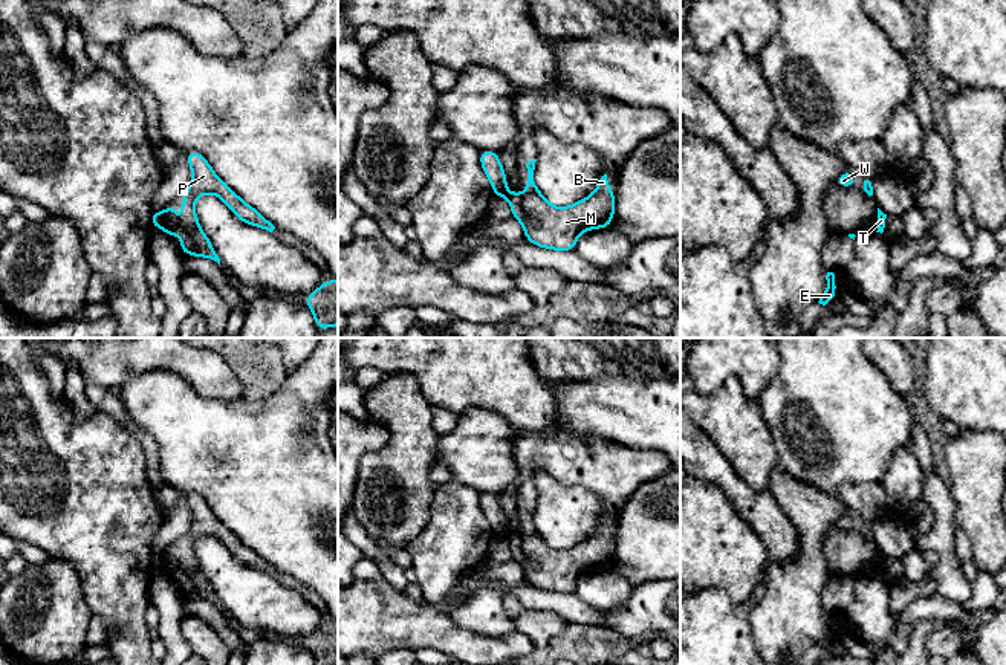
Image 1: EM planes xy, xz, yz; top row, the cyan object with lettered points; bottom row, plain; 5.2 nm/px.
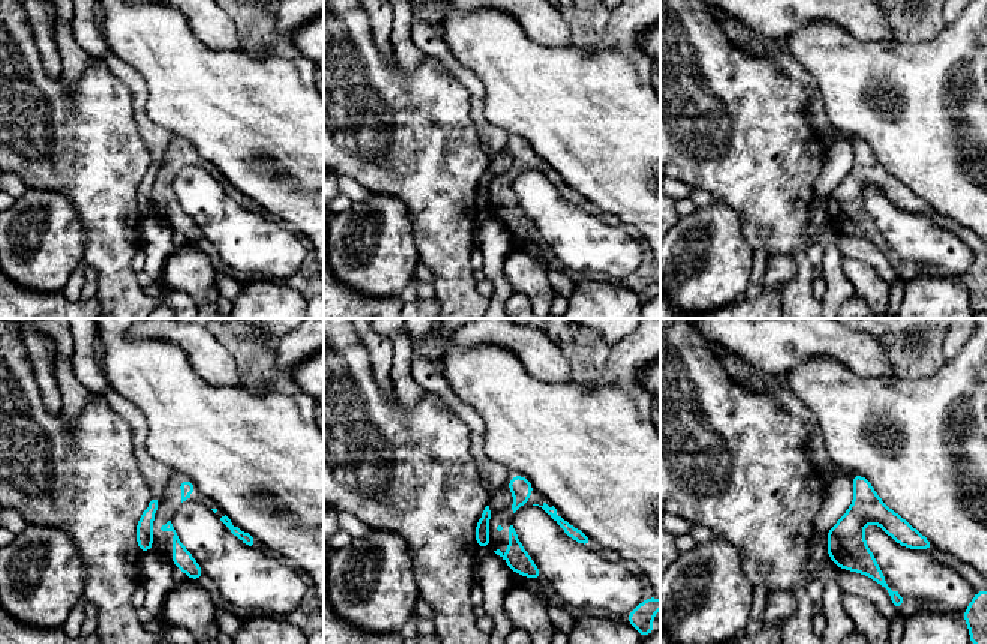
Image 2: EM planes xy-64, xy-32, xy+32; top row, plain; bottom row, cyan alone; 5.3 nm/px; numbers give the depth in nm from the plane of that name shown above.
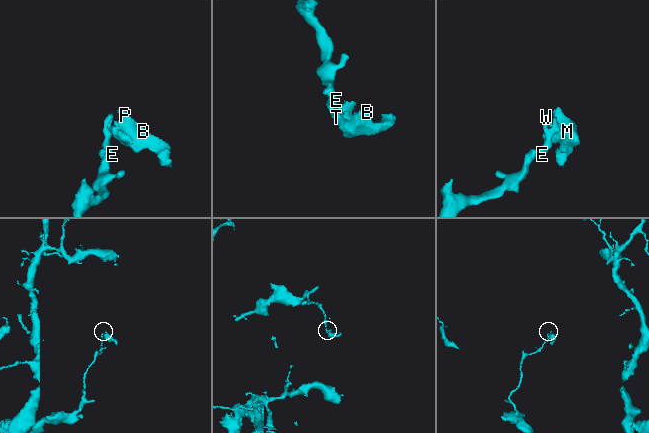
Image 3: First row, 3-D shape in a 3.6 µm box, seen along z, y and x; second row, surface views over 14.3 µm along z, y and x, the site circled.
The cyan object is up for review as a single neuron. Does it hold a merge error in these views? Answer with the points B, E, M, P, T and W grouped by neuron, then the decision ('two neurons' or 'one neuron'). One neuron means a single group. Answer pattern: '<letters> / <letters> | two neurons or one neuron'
B M P T / E W | two neurons

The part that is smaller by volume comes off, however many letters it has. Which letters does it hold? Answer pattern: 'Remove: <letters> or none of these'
Remove: B, M, P, T

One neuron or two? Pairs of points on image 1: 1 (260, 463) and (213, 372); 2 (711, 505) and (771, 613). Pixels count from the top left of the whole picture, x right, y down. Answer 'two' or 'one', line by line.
1: two
2: two

